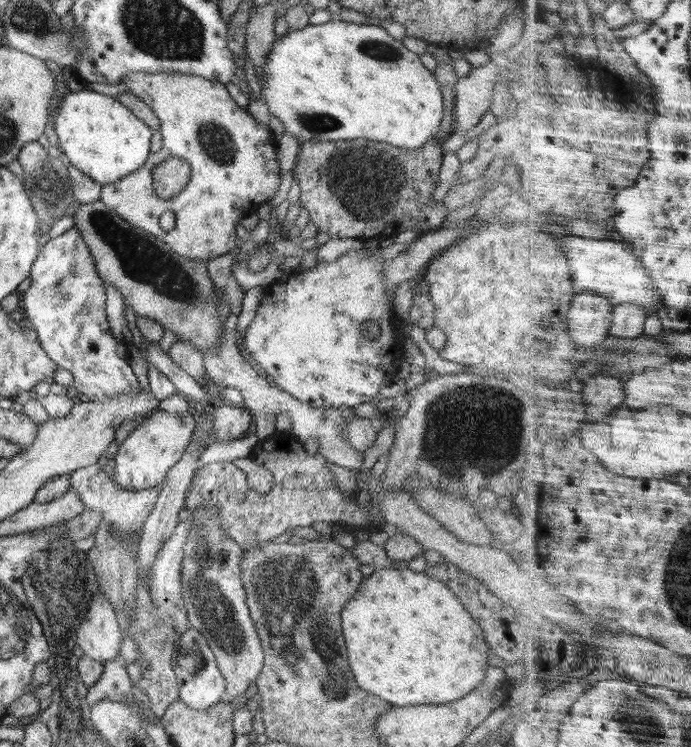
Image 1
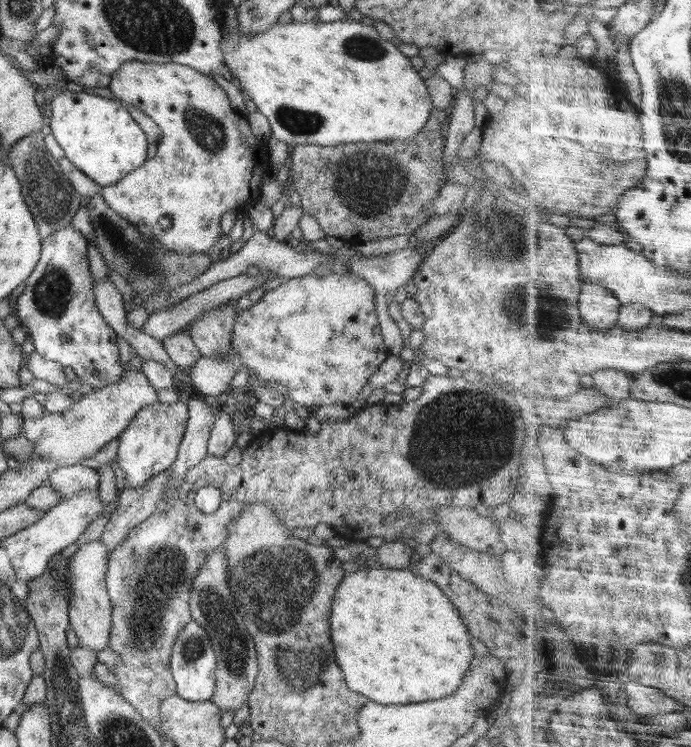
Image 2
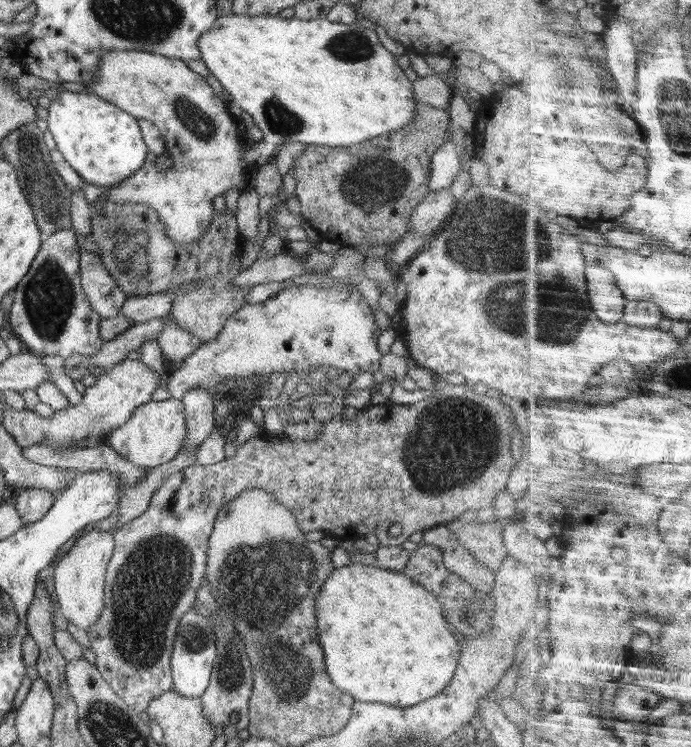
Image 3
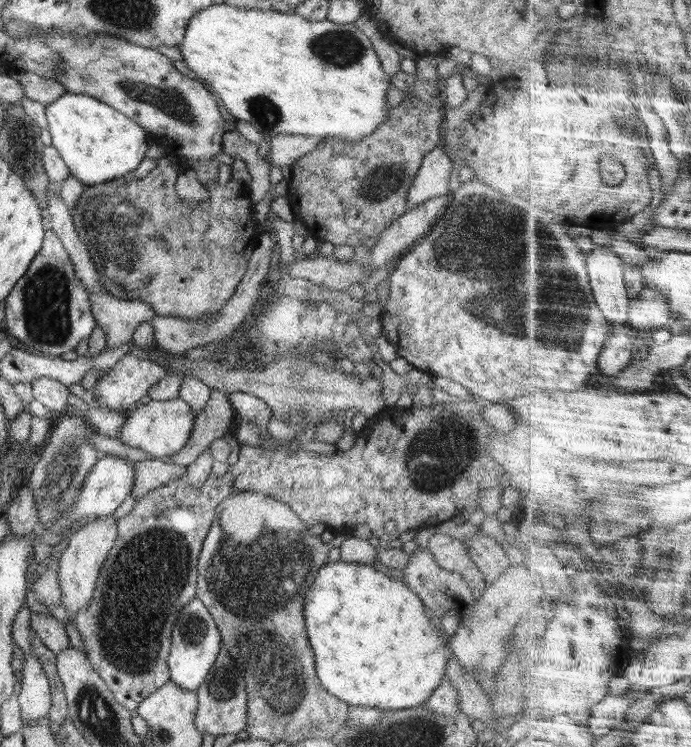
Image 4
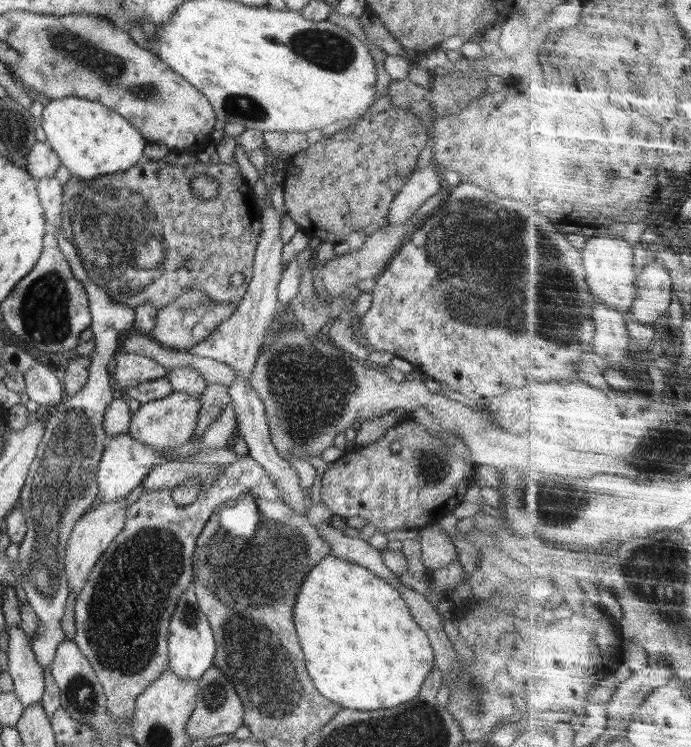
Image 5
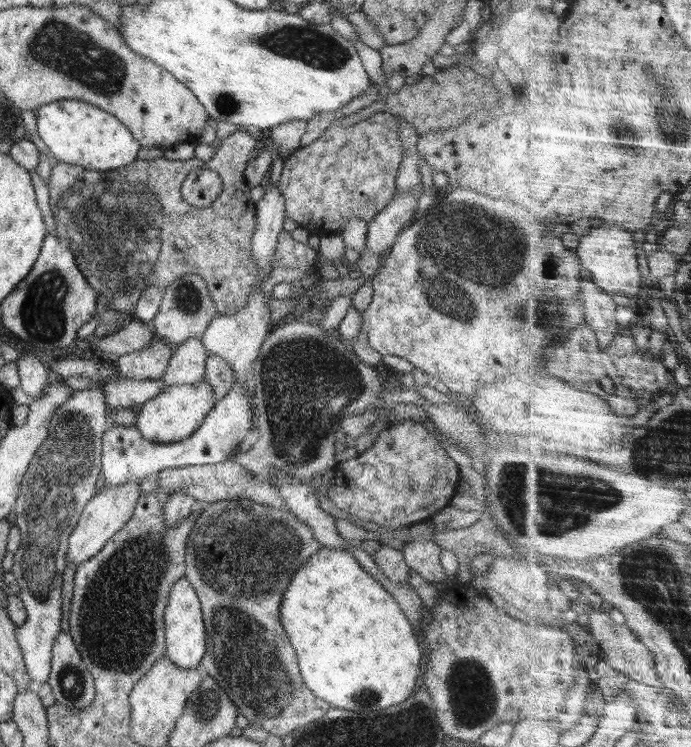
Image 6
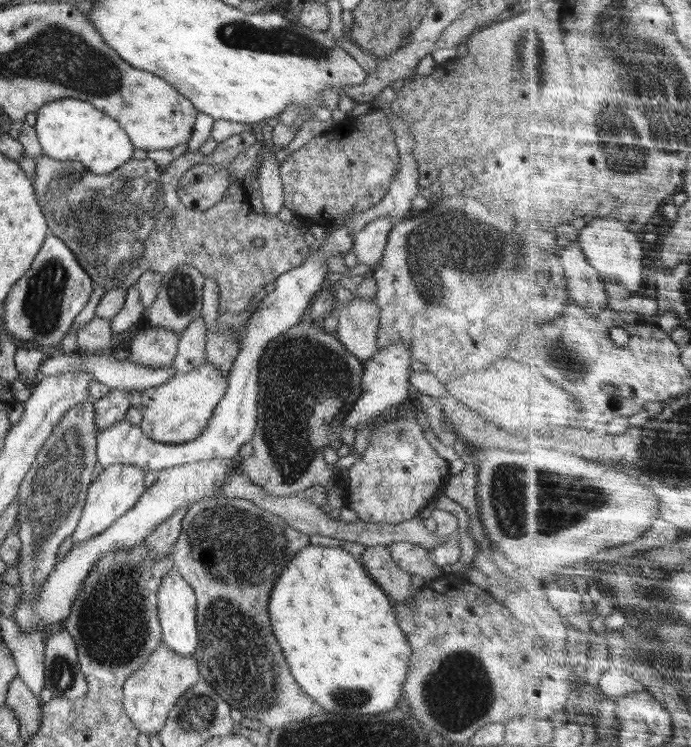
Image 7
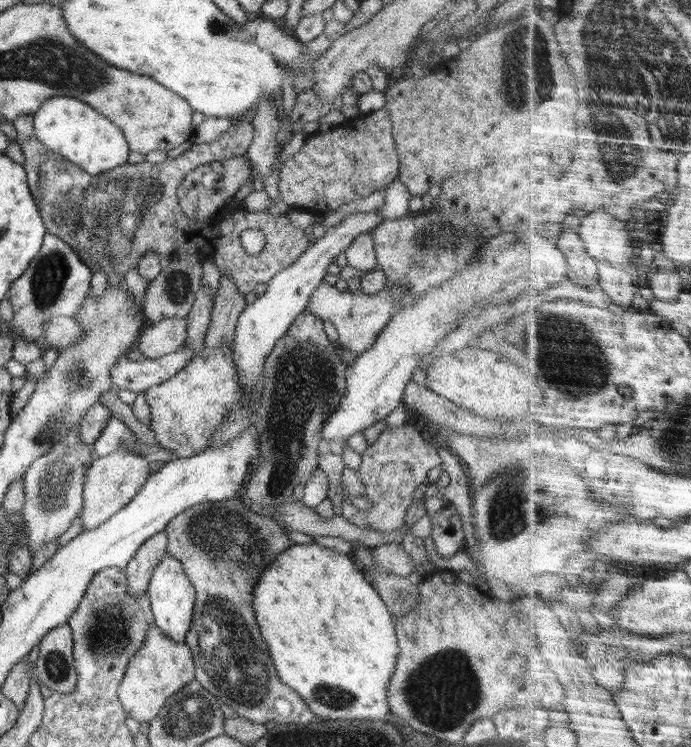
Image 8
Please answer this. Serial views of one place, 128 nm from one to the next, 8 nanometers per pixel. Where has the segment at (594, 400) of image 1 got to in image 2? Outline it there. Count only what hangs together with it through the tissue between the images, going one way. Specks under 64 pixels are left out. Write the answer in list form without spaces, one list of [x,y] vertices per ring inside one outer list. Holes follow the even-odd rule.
[[[602,369],[592,376],[594,377],[594,388],[601,390],[609,398],[607,407],[633,396],[632,387],[635,375],[628,371]]]

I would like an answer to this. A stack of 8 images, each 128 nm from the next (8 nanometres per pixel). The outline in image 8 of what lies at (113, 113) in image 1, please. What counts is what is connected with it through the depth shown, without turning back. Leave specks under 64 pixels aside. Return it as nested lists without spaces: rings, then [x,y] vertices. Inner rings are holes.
[[[54,96],[44,100],[32,118],[34,137],[48,150],[77,164],[88,174],[97,175],[128,161],[130,146],[120,128],[83,101],[68,96]]]

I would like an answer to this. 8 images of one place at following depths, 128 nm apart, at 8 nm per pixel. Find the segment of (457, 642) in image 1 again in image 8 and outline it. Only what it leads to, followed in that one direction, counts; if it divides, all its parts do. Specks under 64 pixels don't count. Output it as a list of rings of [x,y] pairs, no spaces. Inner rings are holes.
[[[314,542],[296,543],[289,546],[284,549],[282,554],[278,554],[276,560],[260,575],[260,580],[254,588],[254,598],[252,598],[251,604],[252,610],[256,612],[256,622],[260,626],[262,638],[266,640],[266,644],[270,648],[270,654],[272,654],[272,660],[274,660],[272,663],[275,666],[280,683],[286,684],[290,689],[296,691],[314,714],[317,714],[321,719],[333,721],[391,719],[390,707],[388,706],[388,686],[390,686],[389,680],[396,668],[397,656],[399,655],[395,624],[393,623],[394,617],[389,613],[386,604],[380,599],[378,592],[372,587],[367,573],[355,559]]]

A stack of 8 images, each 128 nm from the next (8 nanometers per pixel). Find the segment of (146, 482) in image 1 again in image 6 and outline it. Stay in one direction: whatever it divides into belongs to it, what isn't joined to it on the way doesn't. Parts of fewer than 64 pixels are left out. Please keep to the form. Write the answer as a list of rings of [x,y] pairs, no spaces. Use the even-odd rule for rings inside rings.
[[[206,379],[201,380],[196,386],[164,385],[158,396],[152,397],[143,404],[137,415],[136,428],[146,440],[160,444],[178,443],[198,430],[214,405],[213,388]]]

